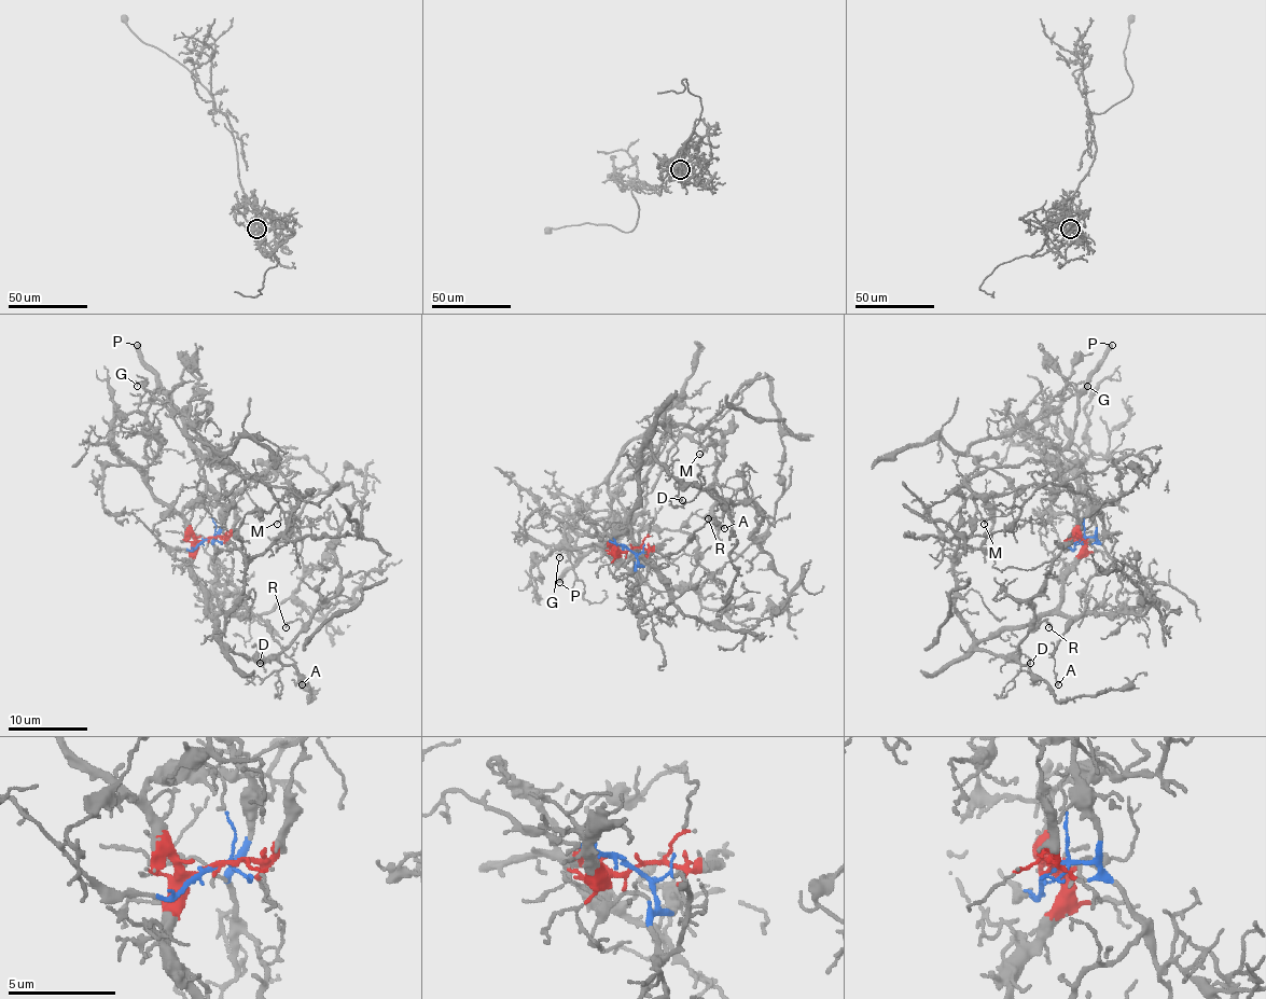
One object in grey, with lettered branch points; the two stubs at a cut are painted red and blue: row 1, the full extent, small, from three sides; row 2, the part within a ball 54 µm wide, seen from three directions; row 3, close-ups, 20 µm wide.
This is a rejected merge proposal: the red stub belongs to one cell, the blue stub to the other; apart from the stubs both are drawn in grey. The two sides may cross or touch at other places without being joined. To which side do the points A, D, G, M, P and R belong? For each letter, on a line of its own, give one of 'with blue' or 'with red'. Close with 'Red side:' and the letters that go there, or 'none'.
A: with blue
D: with red
G: with blue
M: with blue
P: with blue
R: with red
Red side: D, R

